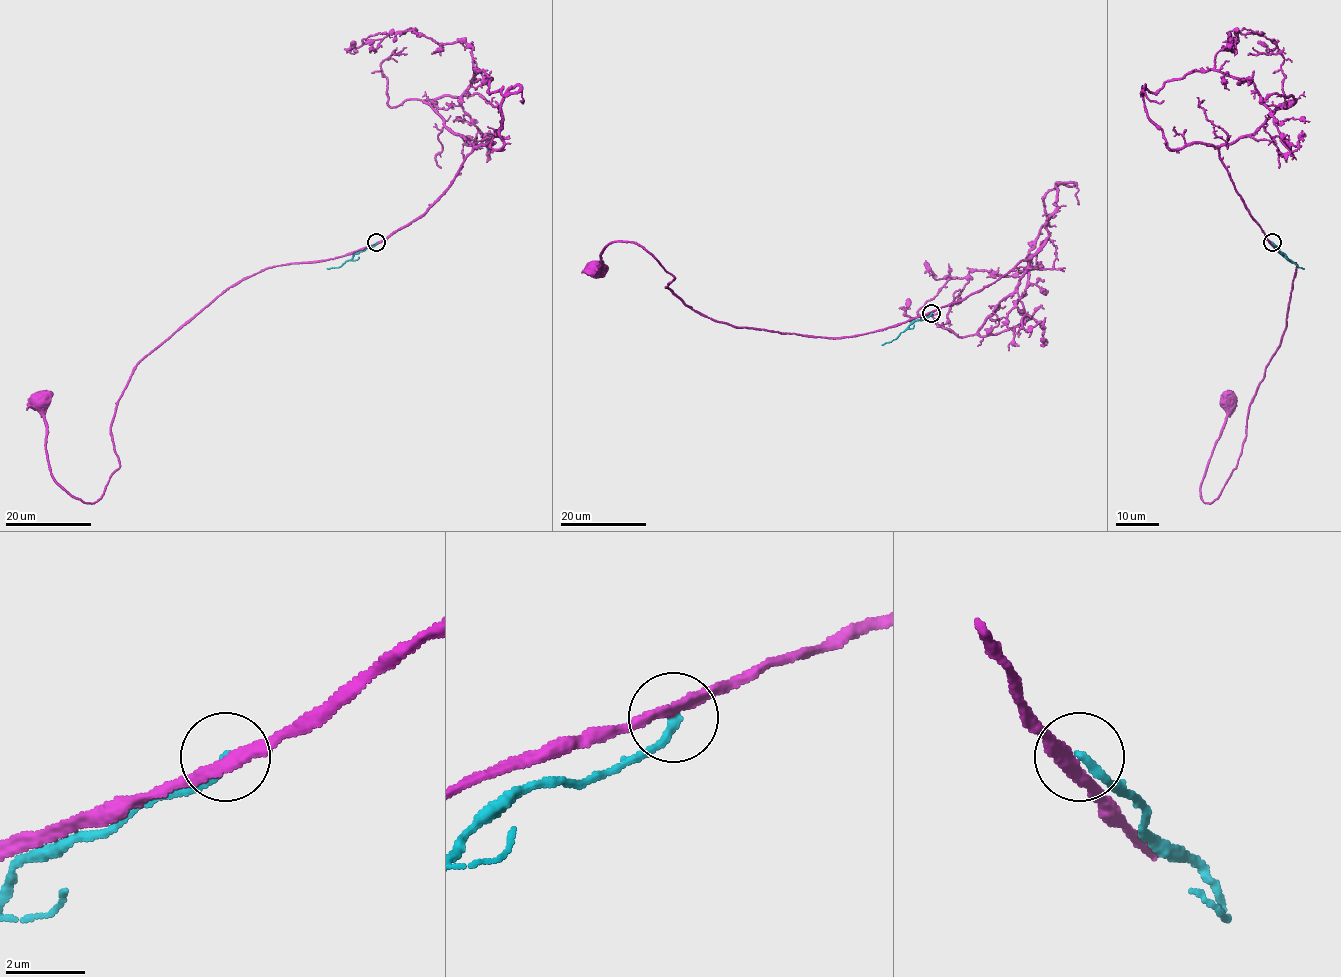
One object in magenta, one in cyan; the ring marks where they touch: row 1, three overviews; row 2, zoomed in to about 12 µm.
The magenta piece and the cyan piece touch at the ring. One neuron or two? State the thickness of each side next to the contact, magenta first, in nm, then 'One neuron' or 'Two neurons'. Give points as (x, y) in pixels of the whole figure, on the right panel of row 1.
Thickness 260 nm (magenta) against 220 nm. Two neurons

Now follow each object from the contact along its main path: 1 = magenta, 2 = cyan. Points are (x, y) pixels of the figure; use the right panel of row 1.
1: (1272, 243), (1297, 267), (1286, 329), (1251, 401), (1237, 467), (1220, 495), (1204, 502), (1200, 483), (1230, 398)
2: (1272, 243), (1304, 268)

